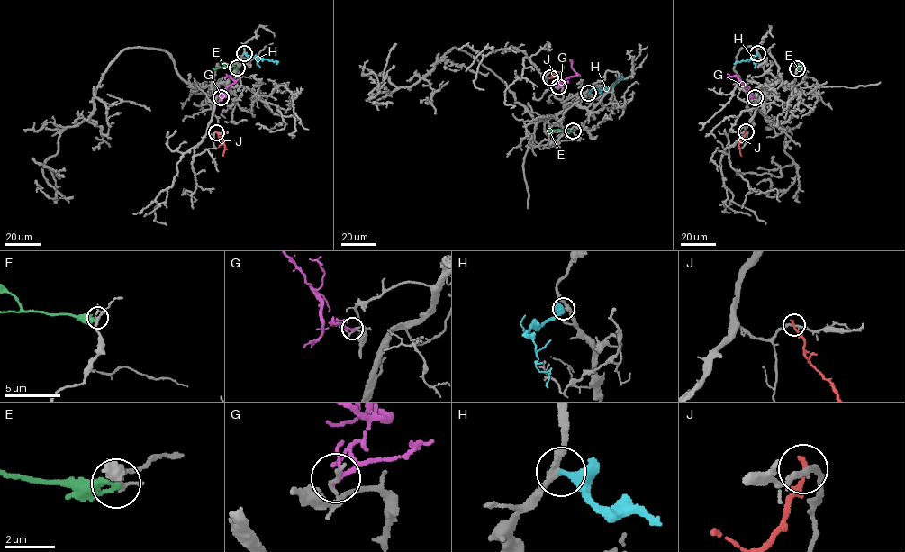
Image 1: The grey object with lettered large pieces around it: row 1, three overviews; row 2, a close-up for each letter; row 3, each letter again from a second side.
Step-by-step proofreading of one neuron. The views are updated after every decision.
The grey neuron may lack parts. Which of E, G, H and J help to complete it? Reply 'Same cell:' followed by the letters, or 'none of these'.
Same cell: H

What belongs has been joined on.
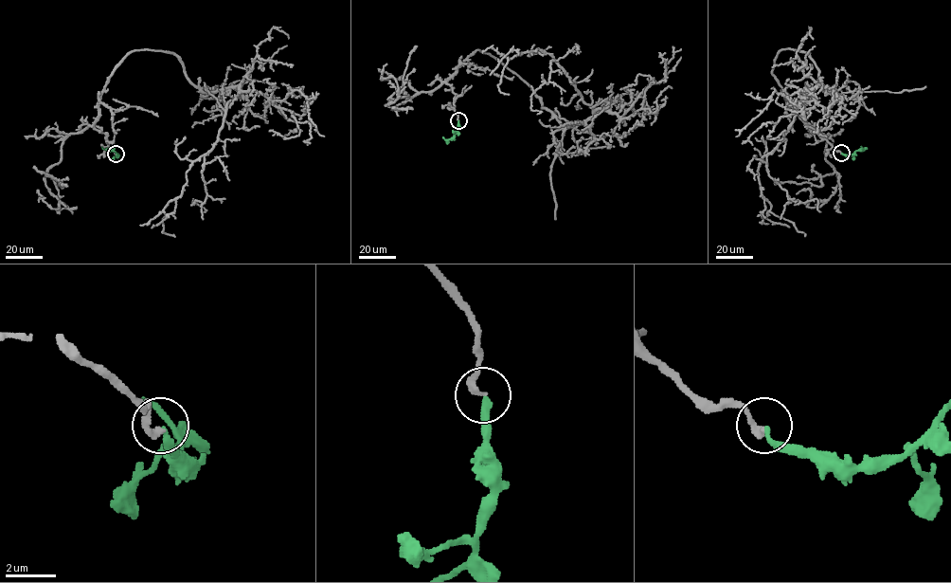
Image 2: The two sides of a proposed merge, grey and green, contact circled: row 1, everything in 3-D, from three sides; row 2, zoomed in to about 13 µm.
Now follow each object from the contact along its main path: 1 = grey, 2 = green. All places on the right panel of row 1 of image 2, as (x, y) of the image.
1: (841, 153), (772, 73), (782, 49), (806, 52), (833, 91), (801, 102), (758, 170), (769, 210), (805, 236)
2: (842, 153), (852, 155), (864, 149), (861, 146)

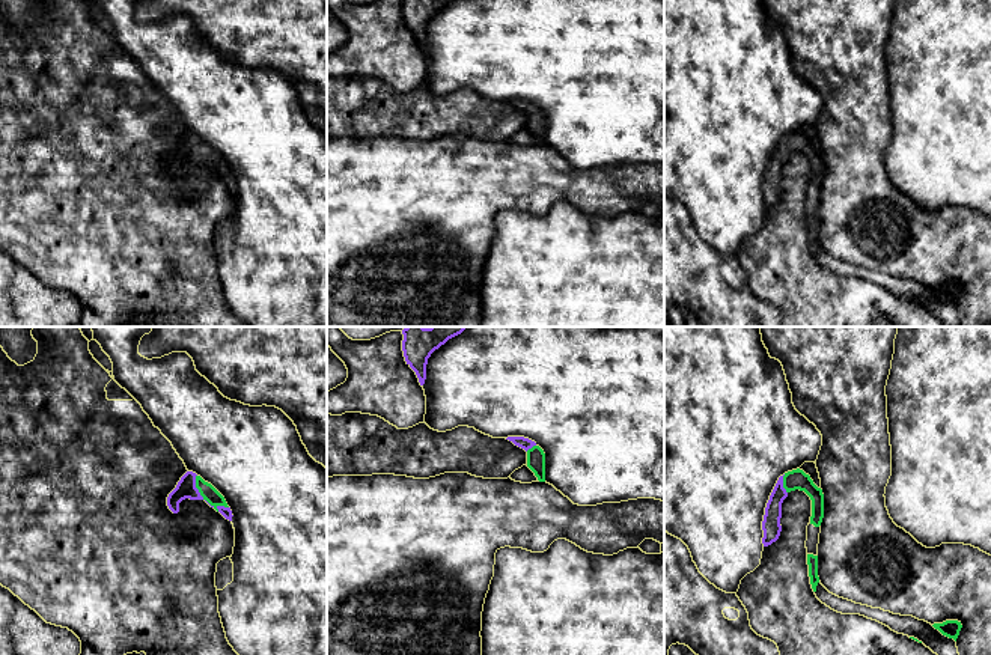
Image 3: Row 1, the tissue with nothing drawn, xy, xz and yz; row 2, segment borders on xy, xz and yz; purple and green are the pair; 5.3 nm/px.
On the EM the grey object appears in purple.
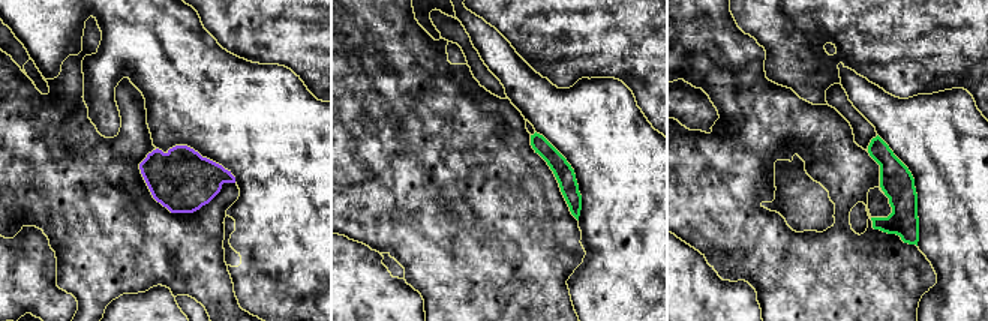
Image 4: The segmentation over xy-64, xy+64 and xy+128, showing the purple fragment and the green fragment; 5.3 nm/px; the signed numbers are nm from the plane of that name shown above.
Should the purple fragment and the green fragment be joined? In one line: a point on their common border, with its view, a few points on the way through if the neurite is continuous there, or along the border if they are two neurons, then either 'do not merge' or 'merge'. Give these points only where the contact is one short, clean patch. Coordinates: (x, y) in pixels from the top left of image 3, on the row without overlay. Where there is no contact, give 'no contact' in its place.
meets purple in xy at (205, 163); runs through xy (186, 151), (195, 151), (205, 163), (207, 152); merge

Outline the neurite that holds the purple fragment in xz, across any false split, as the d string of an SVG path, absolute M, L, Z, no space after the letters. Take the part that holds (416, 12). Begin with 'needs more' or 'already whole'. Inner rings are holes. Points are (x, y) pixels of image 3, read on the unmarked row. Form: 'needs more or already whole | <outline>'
already whole | M404 0L402 14L407 27L416 35L420 48L426 42L426 27L431 17L452 0Z

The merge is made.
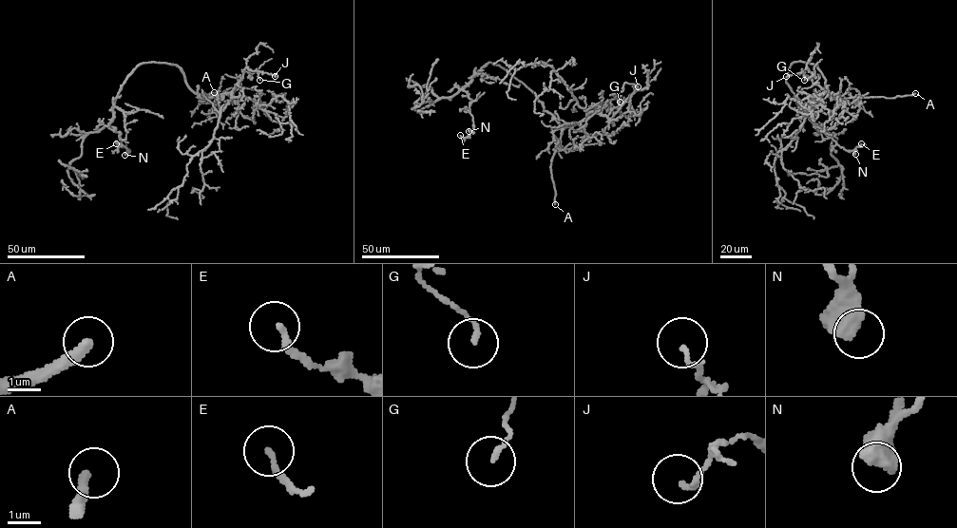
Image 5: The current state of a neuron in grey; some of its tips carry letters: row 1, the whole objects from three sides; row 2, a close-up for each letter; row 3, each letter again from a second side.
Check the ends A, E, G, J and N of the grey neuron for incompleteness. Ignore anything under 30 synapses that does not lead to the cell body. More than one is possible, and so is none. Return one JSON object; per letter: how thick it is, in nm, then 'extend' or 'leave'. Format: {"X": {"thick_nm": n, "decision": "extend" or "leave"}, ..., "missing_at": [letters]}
{"A": {"thick_nm": 320, "decision": "extend"}, "E": {"thick_nm": 180, "decision": "leave"}, "G": {"thick_nm": 130, "decision": "leave"}, "J": {"thick_nm": 120, "decision": "leave"}, "N": {"thick_nm": 700, "decision": "leave"}, "missing_at": ["A"]}

